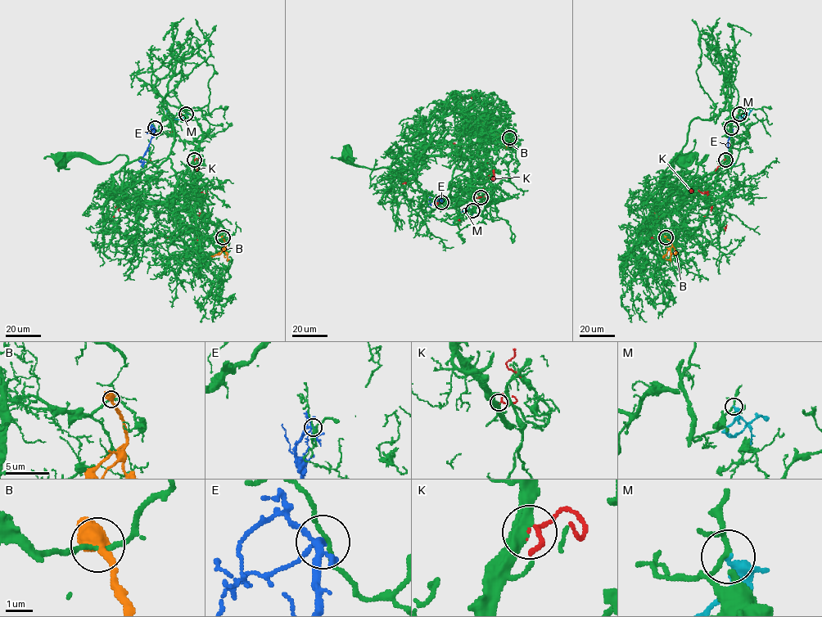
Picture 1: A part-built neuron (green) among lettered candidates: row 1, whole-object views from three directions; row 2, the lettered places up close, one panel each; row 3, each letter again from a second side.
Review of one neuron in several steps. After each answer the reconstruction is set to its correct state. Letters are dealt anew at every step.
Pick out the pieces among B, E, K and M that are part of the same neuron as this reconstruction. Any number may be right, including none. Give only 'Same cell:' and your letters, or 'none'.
Same cell: none

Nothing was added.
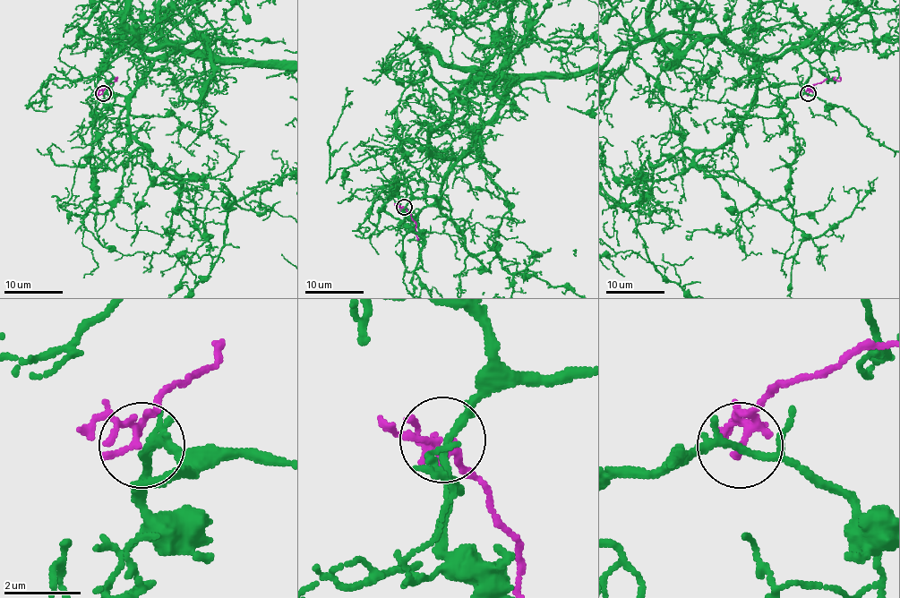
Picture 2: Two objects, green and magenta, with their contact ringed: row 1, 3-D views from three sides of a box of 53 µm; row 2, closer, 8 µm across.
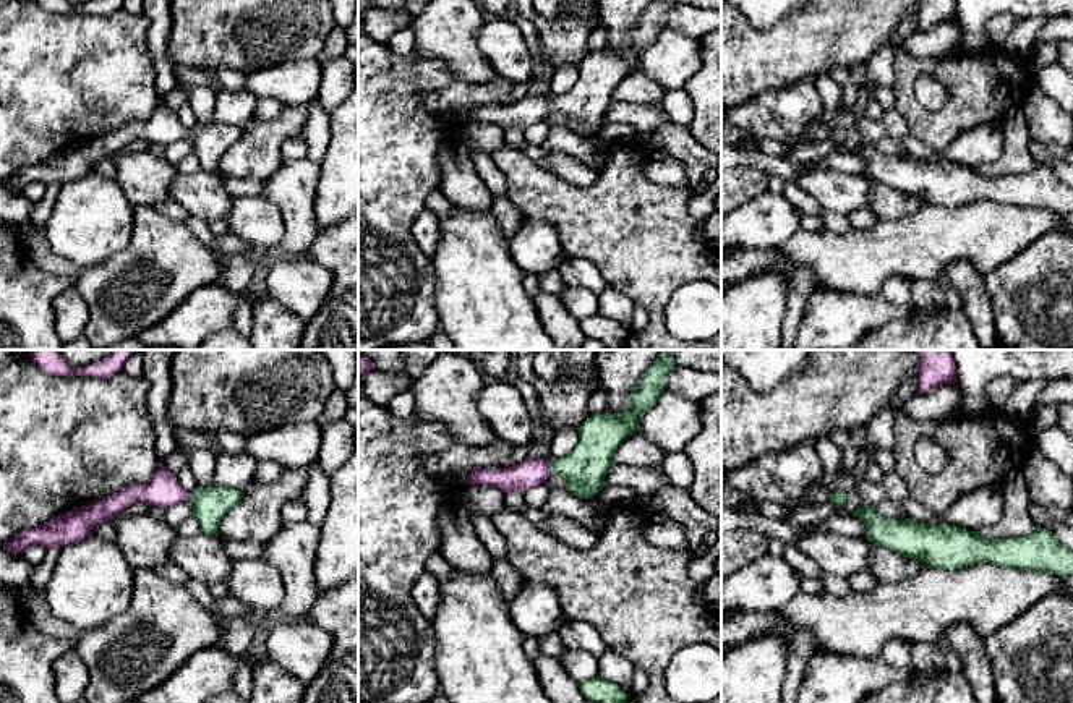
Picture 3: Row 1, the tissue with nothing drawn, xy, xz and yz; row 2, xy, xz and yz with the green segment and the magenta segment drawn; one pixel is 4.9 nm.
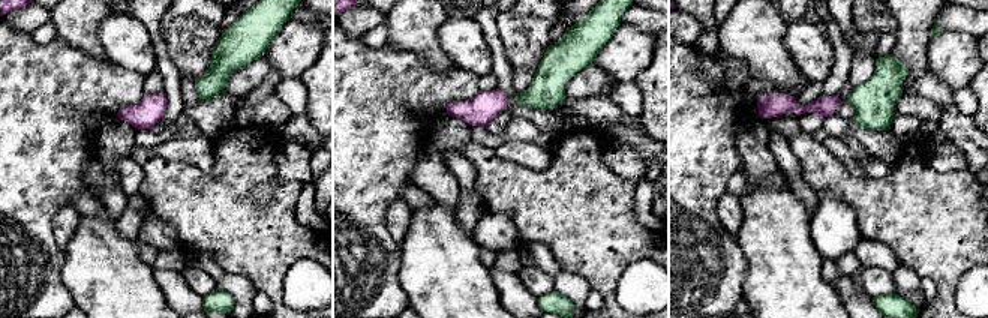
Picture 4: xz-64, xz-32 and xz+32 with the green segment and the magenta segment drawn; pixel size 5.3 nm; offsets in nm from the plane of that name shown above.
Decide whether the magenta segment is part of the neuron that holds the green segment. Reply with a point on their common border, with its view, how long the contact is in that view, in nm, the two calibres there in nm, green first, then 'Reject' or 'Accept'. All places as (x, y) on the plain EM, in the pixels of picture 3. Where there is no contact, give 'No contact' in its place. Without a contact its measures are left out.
Touches green at xz (550, 106). Shared border 70 nm. Thickness 220 nm (green) against 140 nm. Accept

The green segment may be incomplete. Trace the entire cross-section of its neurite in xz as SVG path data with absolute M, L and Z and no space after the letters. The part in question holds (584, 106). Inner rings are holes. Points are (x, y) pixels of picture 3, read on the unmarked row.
M652 0L629 32L629 45L622 50L605 47L587 55L579 65L577 83L567 92L551 99L527 96L506 105L473 107L467 120L498 125L502 130L525 130L556 112L567 118L566 128L572 133L593 136L605 123L614 87L632 68L639 68L643 49L663 31L665 15L674 5L674 0Z

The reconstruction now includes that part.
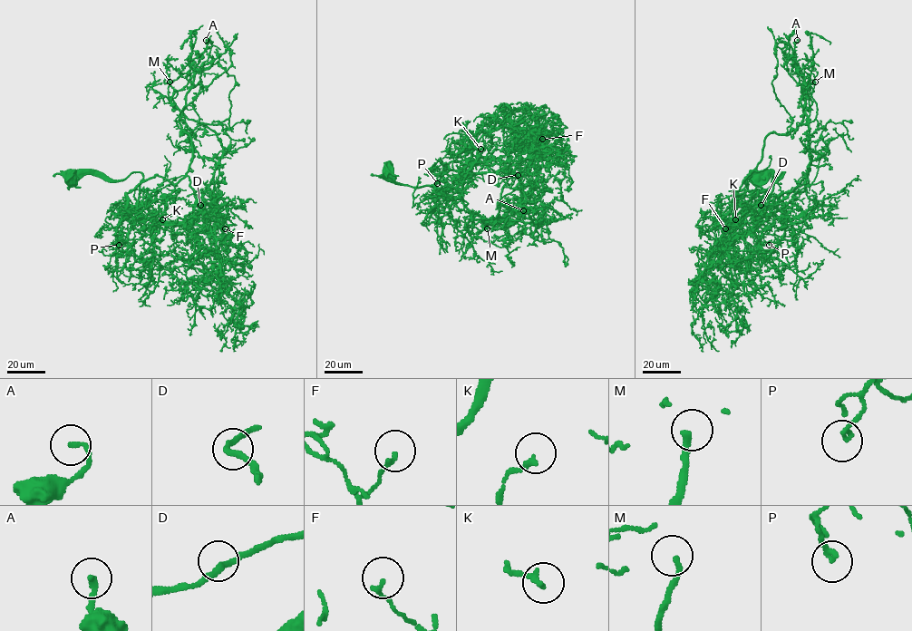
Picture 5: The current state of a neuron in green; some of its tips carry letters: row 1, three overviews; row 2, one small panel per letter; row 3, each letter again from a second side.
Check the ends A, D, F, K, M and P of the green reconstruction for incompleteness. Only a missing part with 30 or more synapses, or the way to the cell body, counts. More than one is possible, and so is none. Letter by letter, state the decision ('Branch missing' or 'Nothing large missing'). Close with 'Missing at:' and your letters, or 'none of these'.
A: Nothing large missing
D: Nothing large missing
F: Nothing large missing
K: Nothing large missing
M: Branch missing
P: Nothing large missing
Missing at: M

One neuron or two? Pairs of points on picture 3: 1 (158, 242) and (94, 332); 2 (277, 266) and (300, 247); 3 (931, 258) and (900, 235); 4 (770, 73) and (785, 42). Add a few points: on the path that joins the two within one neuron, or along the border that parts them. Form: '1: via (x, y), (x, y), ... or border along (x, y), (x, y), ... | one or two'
1: via (158, 264), (117, 310) | one
2: border along (277, 255), (290, 258), (308, 256) | two
3: via (923, 250), (908, 243) | one
4: via (770, 65), (785, 51) | one

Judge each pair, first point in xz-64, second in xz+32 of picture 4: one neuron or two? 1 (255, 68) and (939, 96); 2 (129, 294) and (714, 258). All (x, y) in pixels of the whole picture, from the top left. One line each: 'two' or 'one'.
1: one
2: two

